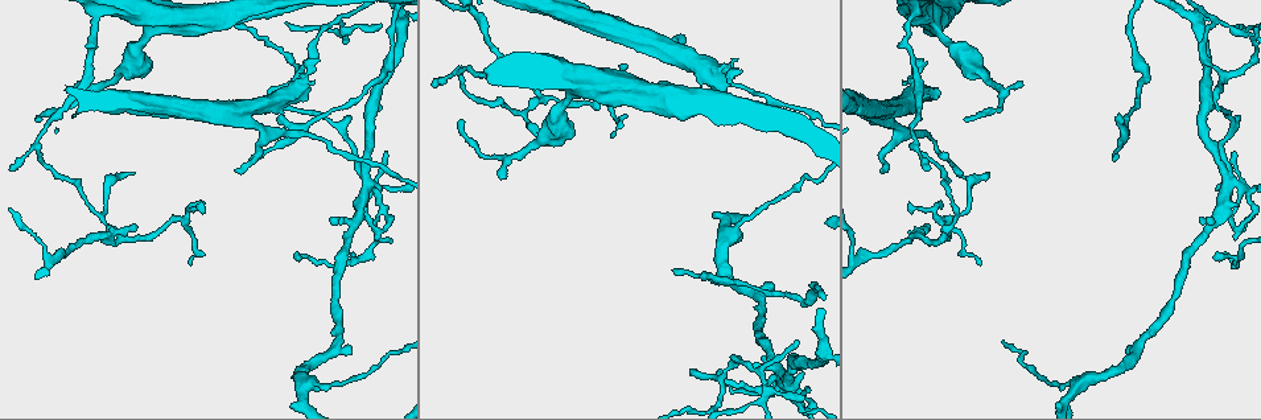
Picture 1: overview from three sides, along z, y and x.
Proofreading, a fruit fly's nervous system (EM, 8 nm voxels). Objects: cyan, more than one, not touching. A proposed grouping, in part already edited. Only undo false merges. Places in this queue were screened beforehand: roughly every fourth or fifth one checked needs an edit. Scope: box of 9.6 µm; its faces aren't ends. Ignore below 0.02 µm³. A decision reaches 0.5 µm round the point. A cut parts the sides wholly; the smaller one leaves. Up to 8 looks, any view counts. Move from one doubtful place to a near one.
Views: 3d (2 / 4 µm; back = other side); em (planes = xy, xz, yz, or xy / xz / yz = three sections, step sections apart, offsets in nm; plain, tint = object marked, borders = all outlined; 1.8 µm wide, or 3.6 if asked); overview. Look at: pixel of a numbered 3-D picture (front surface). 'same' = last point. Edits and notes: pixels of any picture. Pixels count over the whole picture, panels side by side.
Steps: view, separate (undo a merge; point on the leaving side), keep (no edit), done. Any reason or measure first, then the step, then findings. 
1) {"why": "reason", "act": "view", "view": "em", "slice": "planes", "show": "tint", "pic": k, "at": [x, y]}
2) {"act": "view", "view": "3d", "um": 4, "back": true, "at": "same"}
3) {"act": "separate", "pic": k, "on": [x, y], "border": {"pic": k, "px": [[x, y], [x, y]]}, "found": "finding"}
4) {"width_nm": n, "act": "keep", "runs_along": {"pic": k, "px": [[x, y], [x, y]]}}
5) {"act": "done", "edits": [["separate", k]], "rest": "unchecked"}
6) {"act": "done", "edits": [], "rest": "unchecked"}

{"why": "abrupt turn", "act": "view", "view": "3d", "um": 4, "pic": 1, "at": [181, 217]}

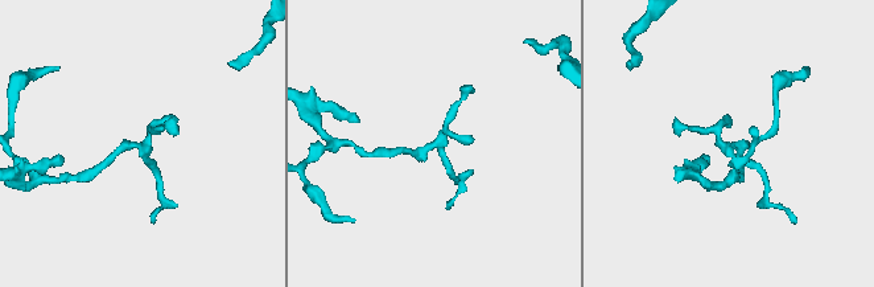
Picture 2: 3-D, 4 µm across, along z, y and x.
{"why": "need the tissue", "act": "view", "view": "em", "um": 3.6, "slice": "planes", "show": "borders", "pic": 2, "at": [131, 142]}

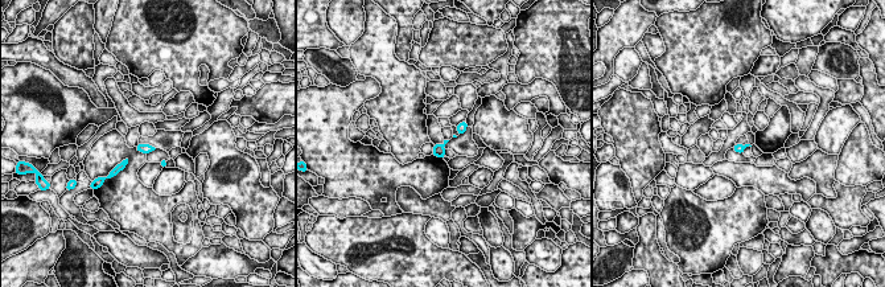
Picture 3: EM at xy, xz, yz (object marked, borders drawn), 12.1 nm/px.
{"act": "keep", "found": "one neuron here"}

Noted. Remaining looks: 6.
{"why": "a fork", "act": "view", "view": "em", "slice": "planes", "show": "tint", "pic": 1, "at": [241, 111]}

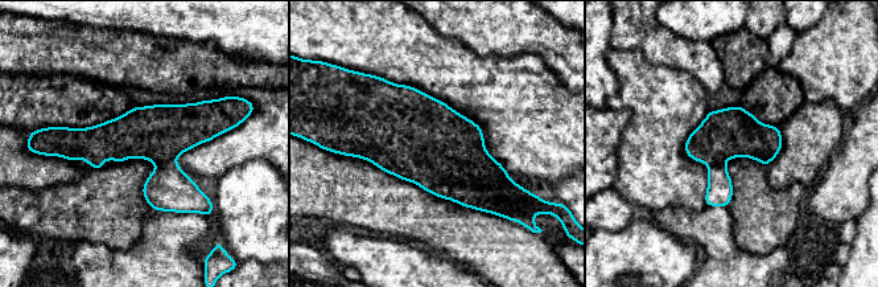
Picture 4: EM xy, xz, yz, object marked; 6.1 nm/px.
{"width_nm": 300, "act": "separate", "pic": 4, "on": [168, 188], "border": {"pic": 4, "px": [[173, 159], [159, 165]]}, "found": "a second neuron is stuck on"}

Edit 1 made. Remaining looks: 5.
{"why": "redraw", "act": "view", "view": "overview"}

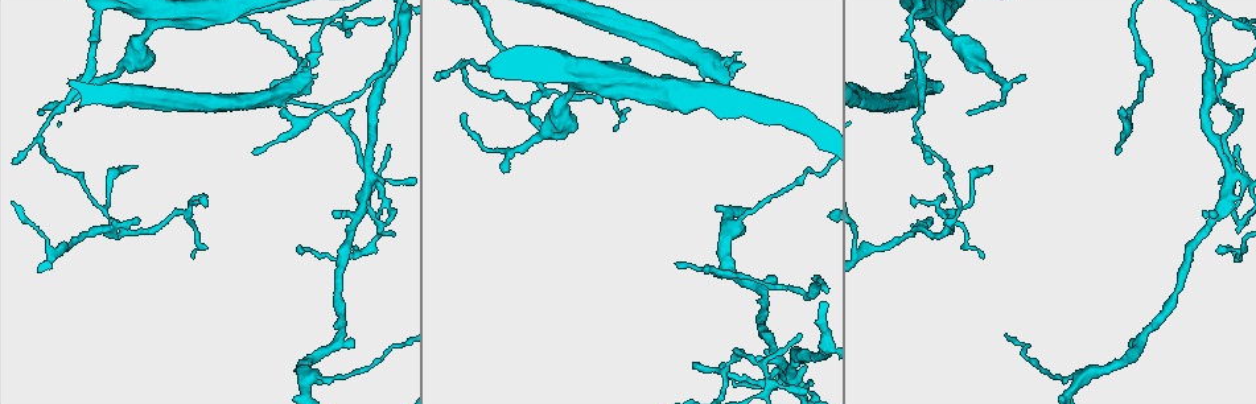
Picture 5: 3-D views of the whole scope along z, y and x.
{"why": "sharp bend", "act": "view", "view": "em", "slice": "planes", "show": "plain", "pic": 5, "at": [1222, 208]}

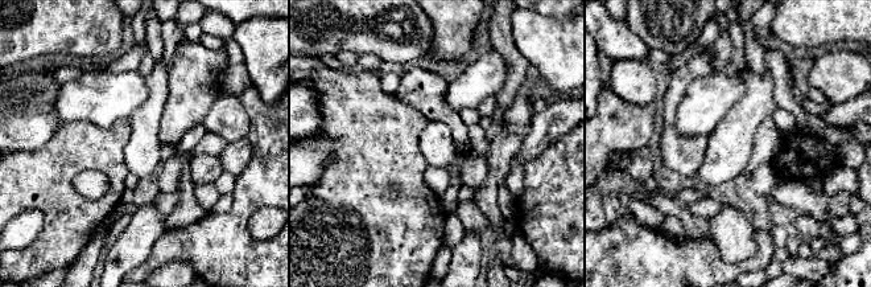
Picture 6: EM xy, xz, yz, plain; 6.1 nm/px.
{"act": "view", "view": "em", "slice": "planes", "show": "tint", "at": "same"}

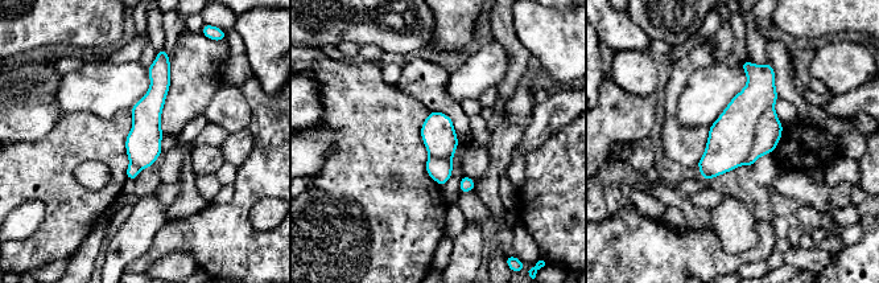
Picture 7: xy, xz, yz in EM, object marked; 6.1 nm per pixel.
{"act": "separate", "pic": 7, "on": [768, 130], "border": {"pic": 7, "px": [[772, 107], [759, 118], [742, 163]]}, "found": "a second neuron is stuck on"}

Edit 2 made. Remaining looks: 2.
{"why": "abrupt turn", "act": "view", "view": "em", "um": 3.6, "slice": "xy", "step": 8, "show": "tint", "pic": 5, "at": [918, 138]}

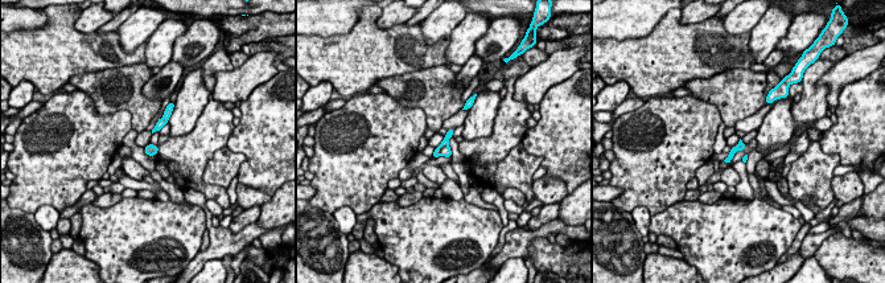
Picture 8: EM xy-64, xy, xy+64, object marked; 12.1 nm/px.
{"act": "view", "view": "em", "um": 3.6, "slice": "planes", "show": "borders", "at": "same"}

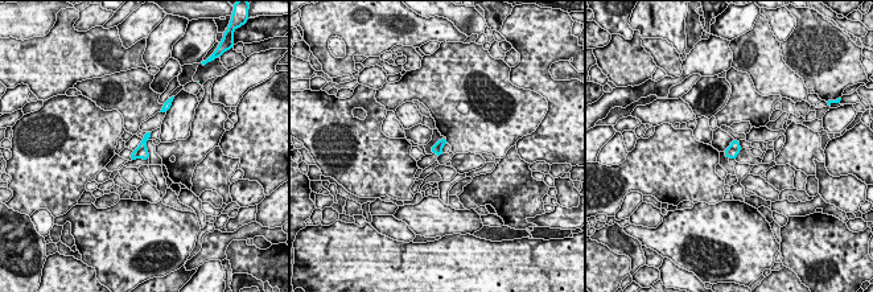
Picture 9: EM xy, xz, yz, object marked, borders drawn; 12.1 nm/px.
{"width_nm": 130, "act": "separate", "pic": 9, "on": [143, 153], "found": "two neurons meet here"}

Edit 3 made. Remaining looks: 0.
{"act": "done", "edits": [["separate", 4], ["separate", 7], ["separate", 9]], "rest": "unchecked"}

